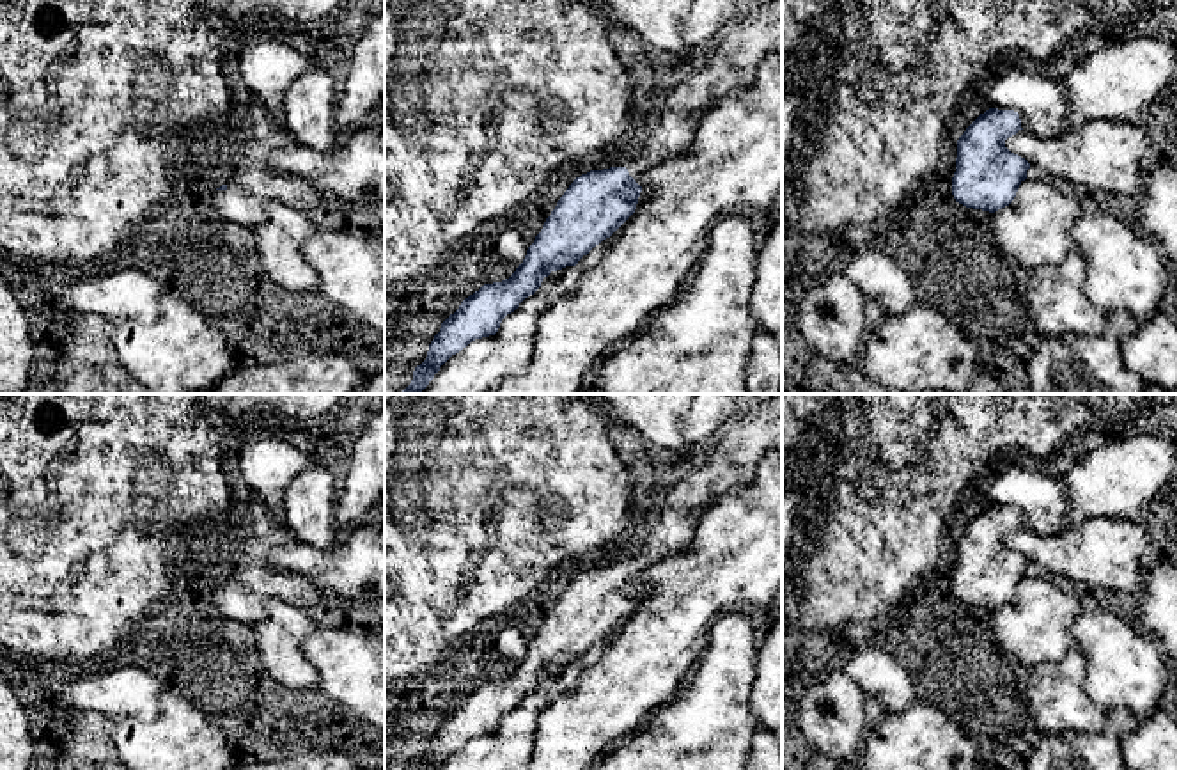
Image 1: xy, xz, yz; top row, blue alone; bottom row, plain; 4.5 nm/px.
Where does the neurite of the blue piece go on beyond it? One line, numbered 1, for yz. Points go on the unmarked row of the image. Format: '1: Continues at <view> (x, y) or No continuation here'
1: No continuation here

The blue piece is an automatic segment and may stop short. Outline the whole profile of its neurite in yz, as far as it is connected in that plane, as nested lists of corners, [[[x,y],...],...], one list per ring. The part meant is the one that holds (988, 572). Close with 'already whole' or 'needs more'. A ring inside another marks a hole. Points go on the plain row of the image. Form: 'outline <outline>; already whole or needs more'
outline [[[989,506],[959,534],[952,593],[956,600],[995,610],[1009,603],[1027,577],[1030,561],[1011,550],[1005,538],[1021,525],[1014,507]]]; already whole

